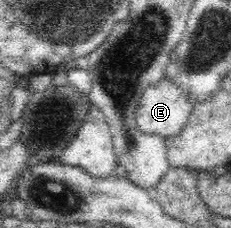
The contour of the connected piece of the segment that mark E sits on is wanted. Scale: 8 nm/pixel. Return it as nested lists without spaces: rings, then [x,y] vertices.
[[[160,80],[143,90],[134,111],[136,130],[147,135],[173,137],[187,123],[195,107],[170,81]]]

